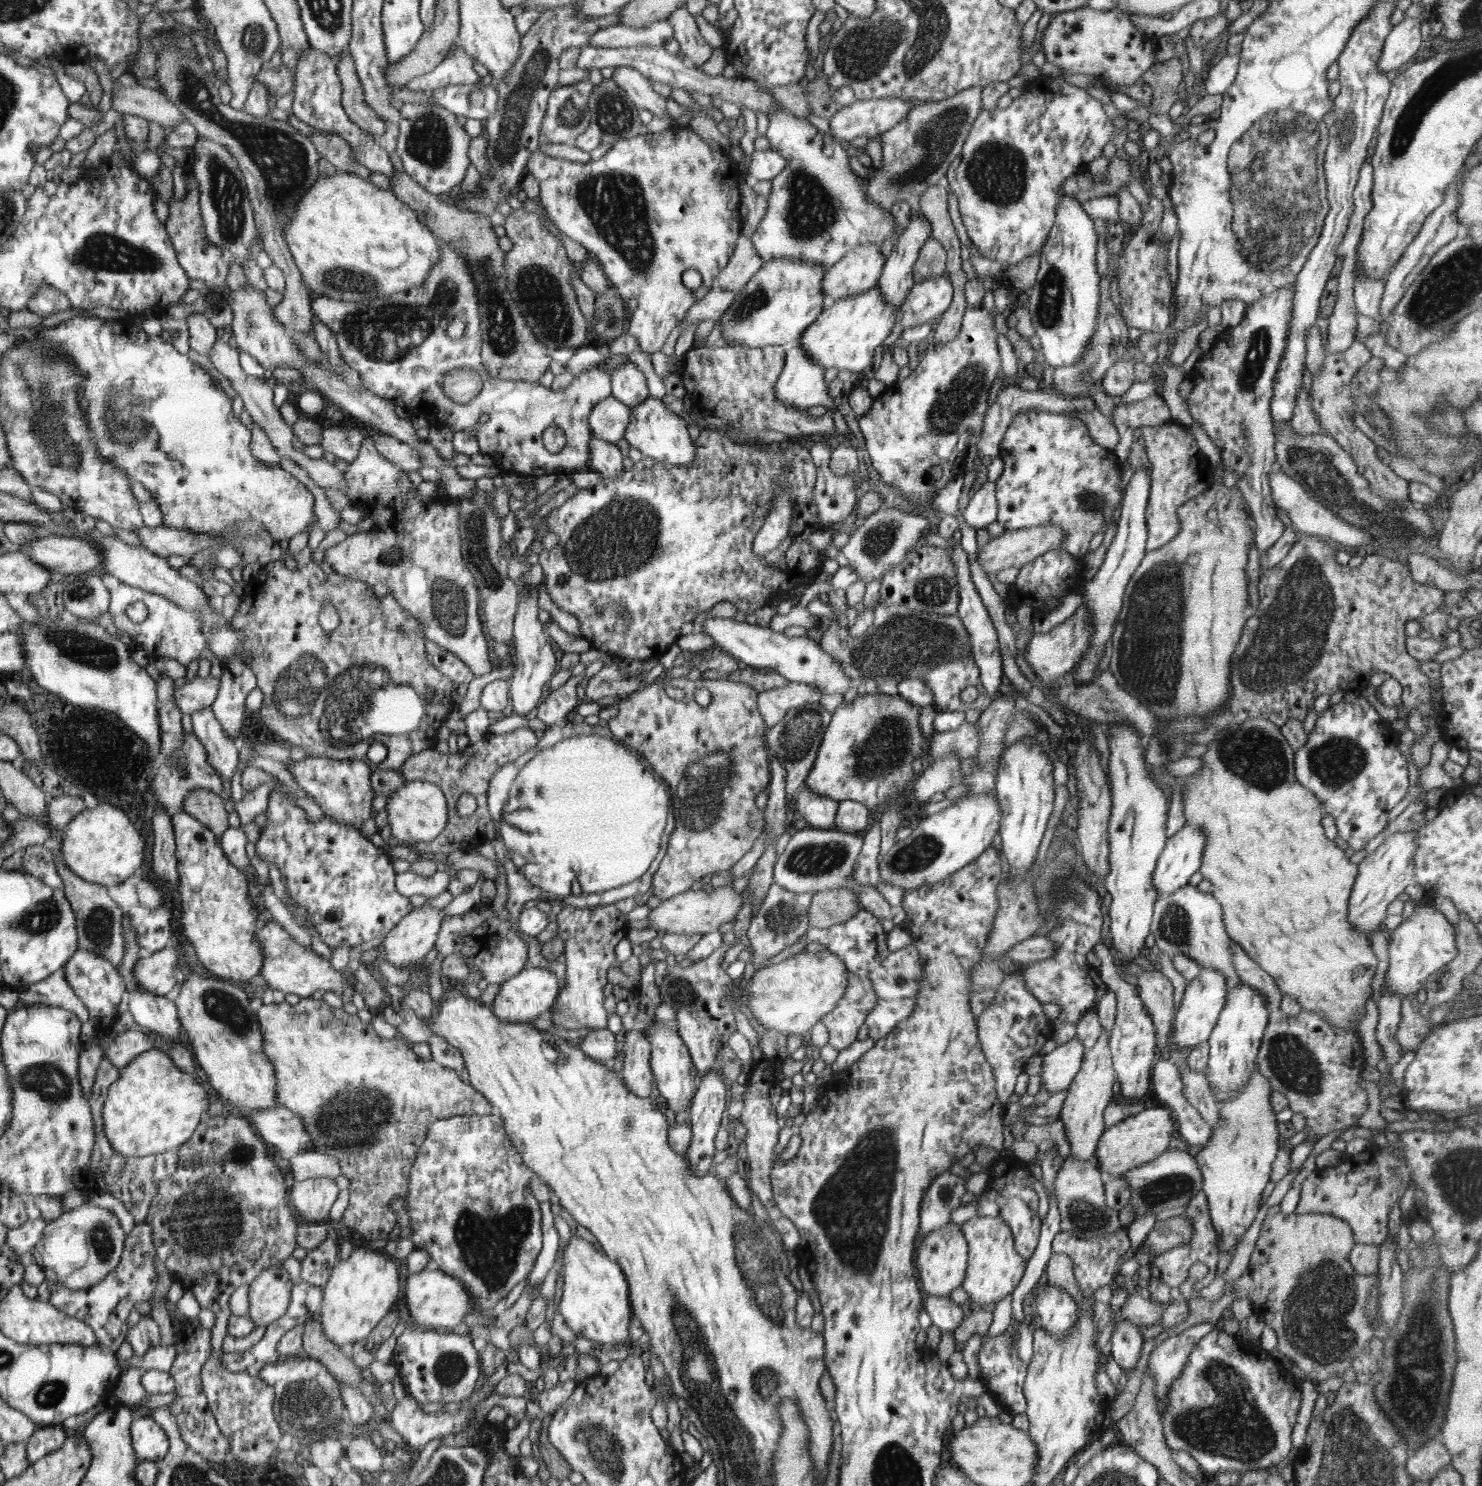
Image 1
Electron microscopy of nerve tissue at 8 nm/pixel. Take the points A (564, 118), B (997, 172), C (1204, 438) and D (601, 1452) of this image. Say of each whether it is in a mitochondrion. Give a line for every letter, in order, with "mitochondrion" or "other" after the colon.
A: mitochondrion
B: mitochondrion
C: other
D: mitochondrion

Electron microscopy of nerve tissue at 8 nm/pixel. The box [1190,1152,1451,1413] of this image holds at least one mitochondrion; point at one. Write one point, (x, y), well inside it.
(1318, 1318)

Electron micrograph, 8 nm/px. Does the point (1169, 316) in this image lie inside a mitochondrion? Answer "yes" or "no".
no

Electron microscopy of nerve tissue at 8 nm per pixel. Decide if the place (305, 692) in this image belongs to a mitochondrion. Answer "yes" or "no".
yes

